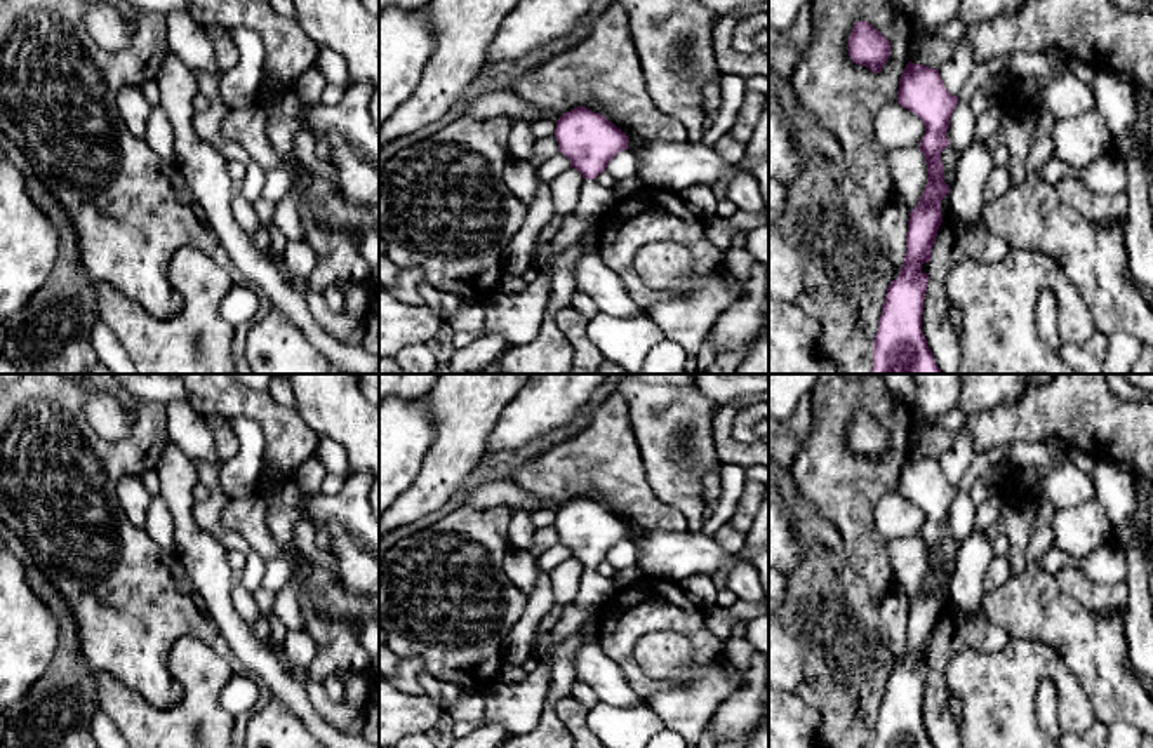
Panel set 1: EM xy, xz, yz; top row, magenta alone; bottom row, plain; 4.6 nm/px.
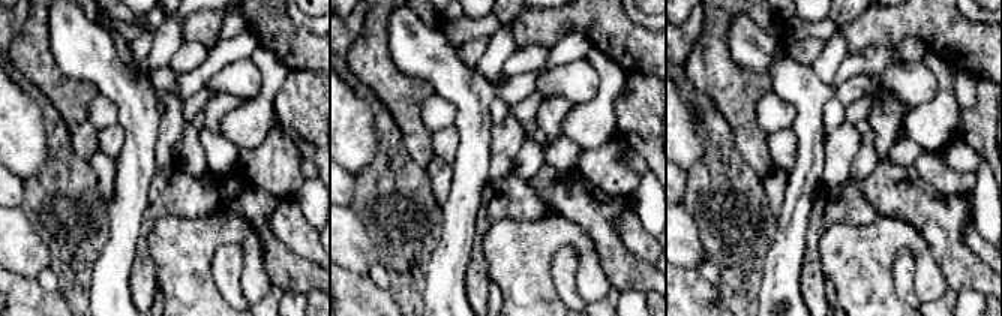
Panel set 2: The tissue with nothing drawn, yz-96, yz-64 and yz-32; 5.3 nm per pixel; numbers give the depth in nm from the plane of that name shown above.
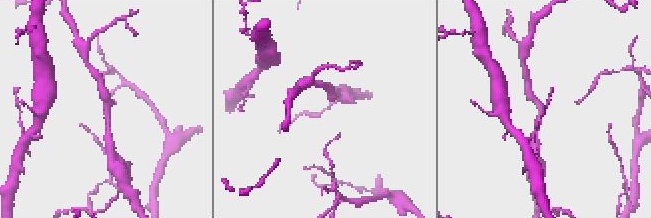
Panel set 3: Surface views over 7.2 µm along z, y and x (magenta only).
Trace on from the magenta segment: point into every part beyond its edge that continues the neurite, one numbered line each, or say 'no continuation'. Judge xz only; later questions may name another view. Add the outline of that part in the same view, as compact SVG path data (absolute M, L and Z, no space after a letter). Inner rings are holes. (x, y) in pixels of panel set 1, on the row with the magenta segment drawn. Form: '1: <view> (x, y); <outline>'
1: xz (595, 200); M584 179L574 214L584 219L596 219L605 216L616 202L612 190L600 186L595 179Z

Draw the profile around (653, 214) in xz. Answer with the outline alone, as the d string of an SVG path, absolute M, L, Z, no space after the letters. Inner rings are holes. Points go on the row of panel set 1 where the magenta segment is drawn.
M645 188L631 198L616 202L600 219L600 257L621 278L624 289L642 311L668 301L671 294L647 287L633 268L633 257L643 245L664 240L687 247L701 271L725 266L725 252L706 237L706 221L676 193Z

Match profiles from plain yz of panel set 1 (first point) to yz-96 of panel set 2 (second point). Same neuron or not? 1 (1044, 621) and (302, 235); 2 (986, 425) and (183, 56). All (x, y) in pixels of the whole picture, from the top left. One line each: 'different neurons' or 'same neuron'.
1: different neurons
2: different neurons

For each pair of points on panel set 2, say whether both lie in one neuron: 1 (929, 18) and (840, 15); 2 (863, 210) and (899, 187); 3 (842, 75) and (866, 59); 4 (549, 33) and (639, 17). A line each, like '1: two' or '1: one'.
1: two
2: two
3: one
4: two

